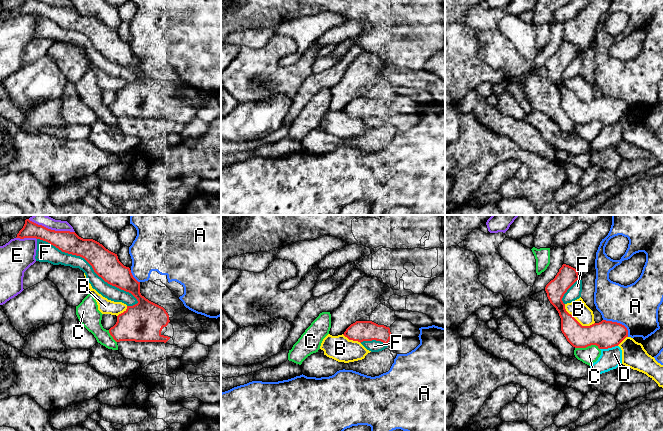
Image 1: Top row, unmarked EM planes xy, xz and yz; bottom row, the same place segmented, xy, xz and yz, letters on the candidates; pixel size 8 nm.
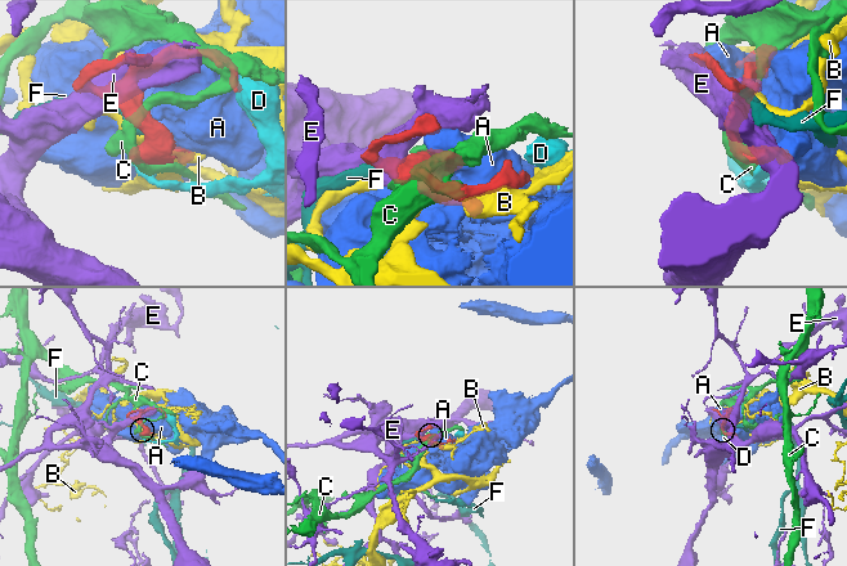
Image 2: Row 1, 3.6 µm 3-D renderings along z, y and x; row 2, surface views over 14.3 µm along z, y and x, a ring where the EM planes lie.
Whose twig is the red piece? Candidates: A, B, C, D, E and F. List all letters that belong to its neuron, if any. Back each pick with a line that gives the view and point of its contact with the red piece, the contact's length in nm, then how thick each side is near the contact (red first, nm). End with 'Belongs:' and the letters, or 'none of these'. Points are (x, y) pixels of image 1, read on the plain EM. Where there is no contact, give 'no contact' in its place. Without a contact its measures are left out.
Belongs: none of these

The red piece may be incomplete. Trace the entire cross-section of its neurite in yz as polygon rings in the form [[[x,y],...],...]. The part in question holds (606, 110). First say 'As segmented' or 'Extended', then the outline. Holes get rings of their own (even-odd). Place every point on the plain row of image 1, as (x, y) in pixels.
As segmented. [[[563,40],[555,54],[545,63],[550,79],[556,84],[561,94],[562,109],[575,124],[596,121],[599,125],[608,125],[618,122],[628,113],[628,106],[624,101],[602,96],[590,102],[582,102],[566,87],[562,74],[578,55],[577,46]]]

